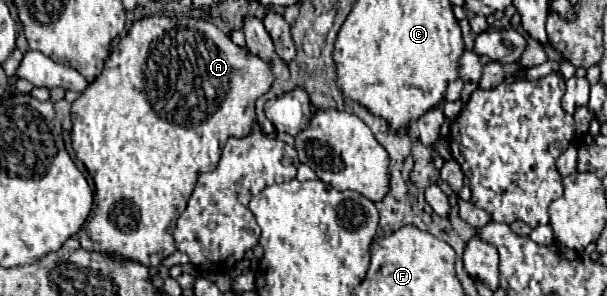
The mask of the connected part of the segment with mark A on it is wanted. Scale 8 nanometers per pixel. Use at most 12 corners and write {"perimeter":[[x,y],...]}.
{"perimeter":[[137,20],[71,106],[89,252],[147,268],[267,62]]}

